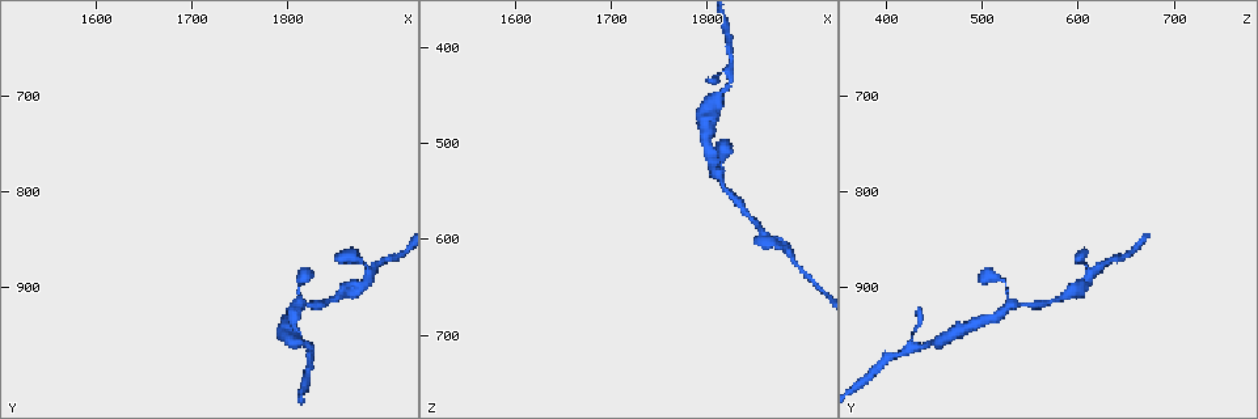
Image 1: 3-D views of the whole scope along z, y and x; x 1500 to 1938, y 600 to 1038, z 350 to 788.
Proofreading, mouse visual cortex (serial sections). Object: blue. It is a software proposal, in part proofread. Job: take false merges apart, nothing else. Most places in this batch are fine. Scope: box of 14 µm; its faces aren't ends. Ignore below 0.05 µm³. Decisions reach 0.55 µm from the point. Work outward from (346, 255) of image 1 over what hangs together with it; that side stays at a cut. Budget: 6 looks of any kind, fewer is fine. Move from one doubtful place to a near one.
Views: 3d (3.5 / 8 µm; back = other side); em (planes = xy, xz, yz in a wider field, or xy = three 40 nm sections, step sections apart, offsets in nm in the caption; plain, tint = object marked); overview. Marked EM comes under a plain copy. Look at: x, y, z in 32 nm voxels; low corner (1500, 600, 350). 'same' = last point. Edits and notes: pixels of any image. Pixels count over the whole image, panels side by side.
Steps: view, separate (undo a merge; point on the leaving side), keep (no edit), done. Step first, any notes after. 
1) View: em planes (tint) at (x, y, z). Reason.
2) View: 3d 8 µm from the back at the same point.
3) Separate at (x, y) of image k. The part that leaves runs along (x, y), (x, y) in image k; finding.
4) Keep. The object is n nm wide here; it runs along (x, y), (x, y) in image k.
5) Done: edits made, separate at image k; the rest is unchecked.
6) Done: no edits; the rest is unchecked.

View: 3d 3.5 µm at (1885, 880, 615). Two arms in line, one across.

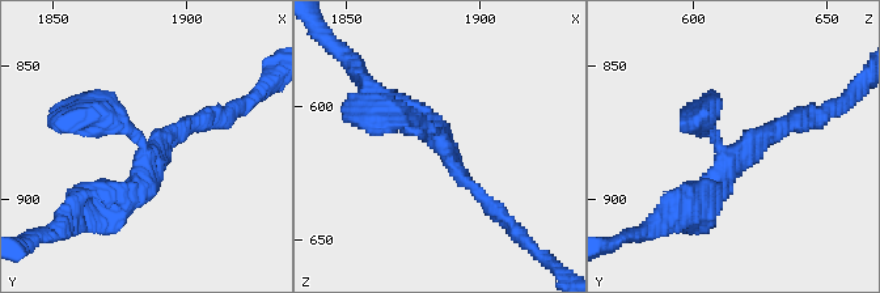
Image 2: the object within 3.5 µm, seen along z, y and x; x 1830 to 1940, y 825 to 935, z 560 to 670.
View: em planes (tint) at (1886, 884, 615). 3 arms meet here; the arms are 200, 300, 300 nm wide.

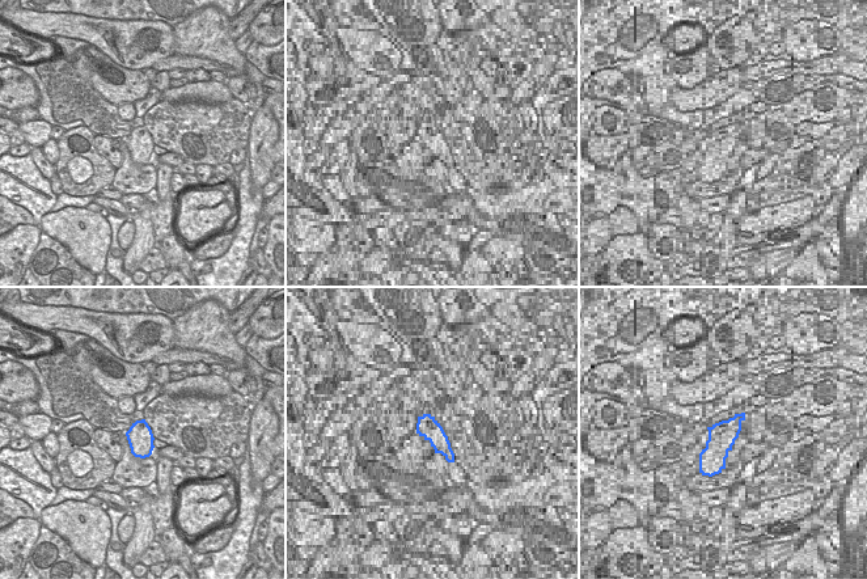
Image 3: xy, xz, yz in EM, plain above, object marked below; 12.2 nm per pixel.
View: em xy step 3 (tint) at the same point. Cut it another way.

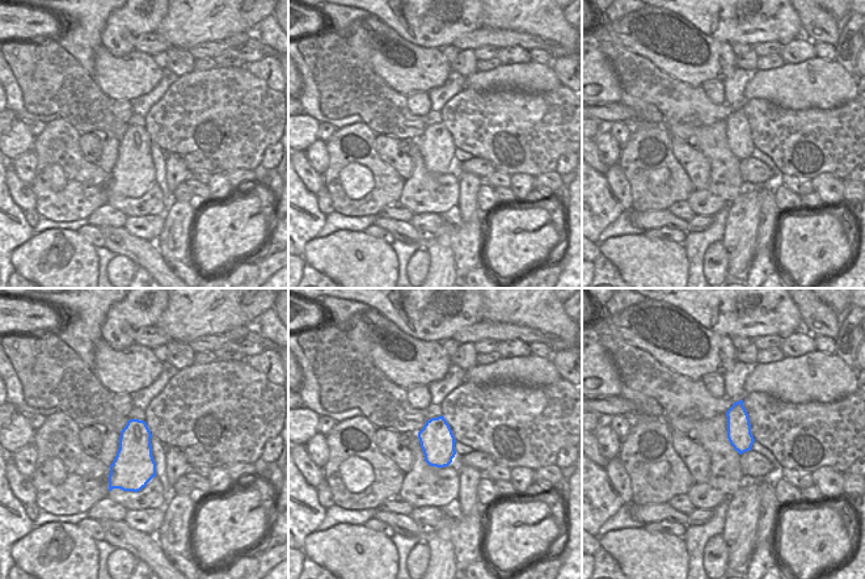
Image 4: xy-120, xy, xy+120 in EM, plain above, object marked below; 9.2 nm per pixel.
Keep. It runs along (386, 114), (431, 127), (491, 208) in image 2; one cell here.

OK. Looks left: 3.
View: 3d 3.5 µm at (1815, 920, 530). A fork.

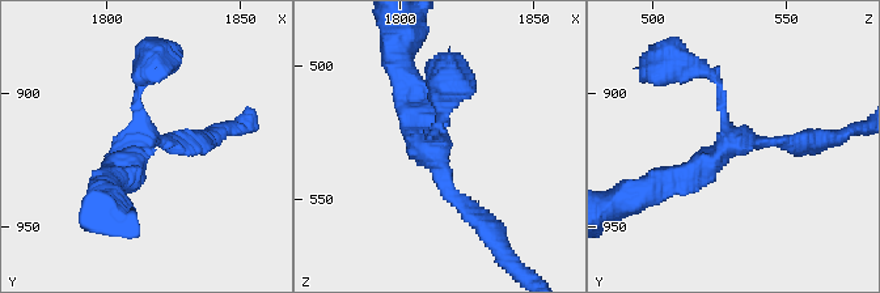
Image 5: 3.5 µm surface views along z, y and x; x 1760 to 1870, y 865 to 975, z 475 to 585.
View: em xy step 3 (tint) at (1811, 917, 531).

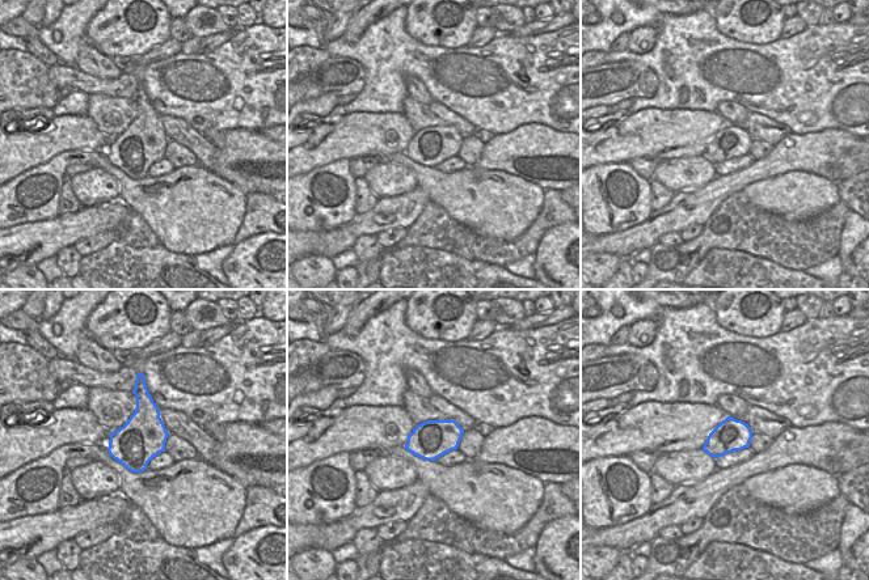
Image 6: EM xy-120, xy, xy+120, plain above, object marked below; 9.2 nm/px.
View: em xy step 5 (tint) at the same point.

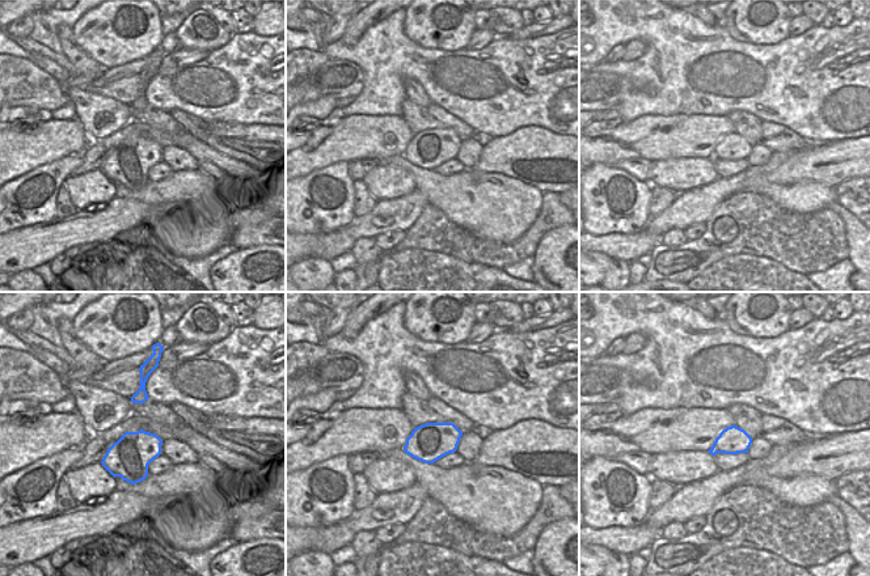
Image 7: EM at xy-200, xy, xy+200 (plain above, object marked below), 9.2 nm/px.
Keep. The object is 360 nm wide here; it runs along (478, 219), (445, 185), (405, 84) in image 5; one cell here.

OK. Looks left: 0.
Done: no edits; the rest is unchecked.

